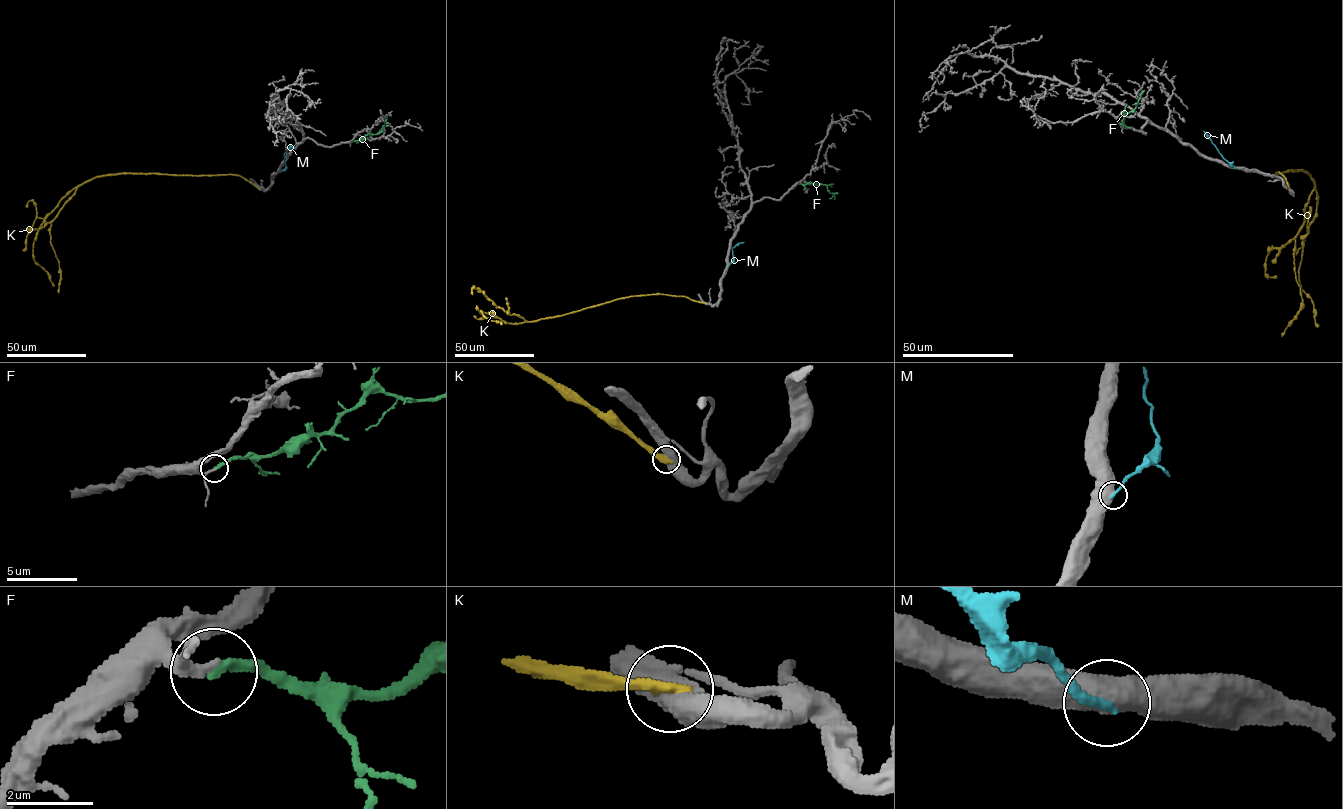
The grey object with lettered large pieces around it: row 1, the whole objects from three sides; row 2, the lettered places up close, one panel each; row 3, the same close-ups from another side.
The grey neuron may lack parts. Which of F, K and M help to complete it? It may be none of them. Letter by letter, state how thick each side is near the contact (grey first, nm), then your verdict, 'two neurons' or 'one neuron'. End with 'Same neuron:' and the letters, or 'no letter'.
F: 160/240 nm | one neuron
K: 600/340 nm | two neurons
M: 700/200 nm | two neurons
Same neuron: F

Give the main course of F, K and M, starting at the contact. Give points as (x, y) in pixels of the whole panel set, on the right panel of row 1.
F: (1123, 127), (1124, 115), (1136, 106), (1143, 90)
K: (1288, 189), (1276, 173), (1304, 171), (1314, 181), (1317, 216), (1302, 240), (1298, 280), (1318, 327)
M: (1236, 168), (1219, 153), (1204, 131)

